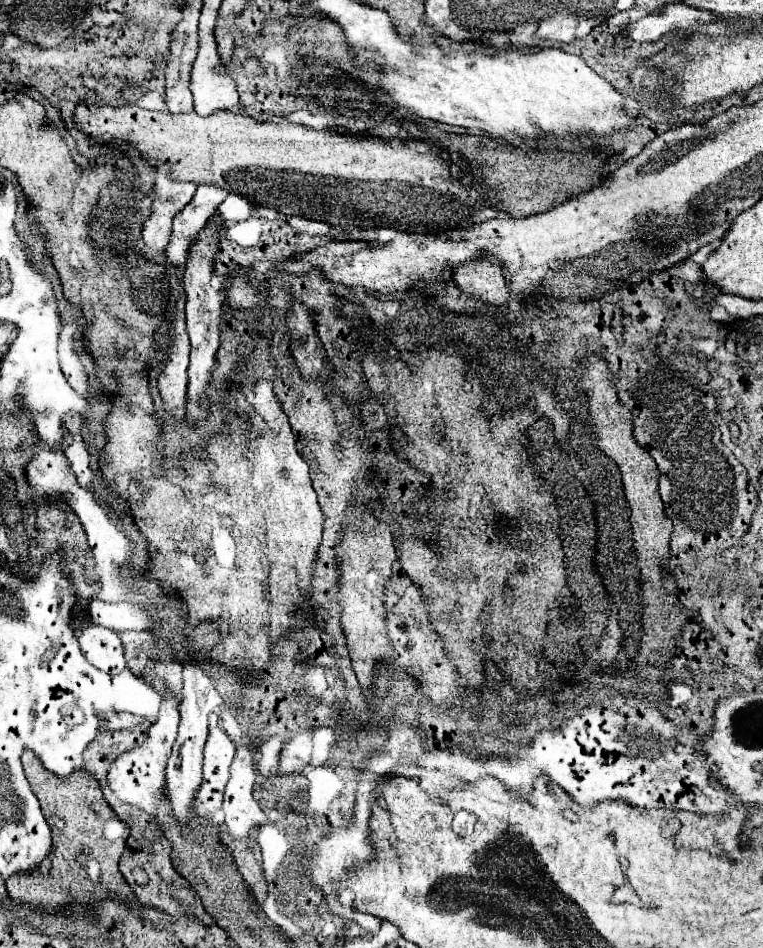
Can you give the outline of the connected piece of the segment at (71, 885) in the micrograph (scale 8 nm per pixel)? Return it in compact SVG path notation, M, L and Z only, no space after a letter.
M28 749L22 753L22 765L32 791L42 805L42 813L46 815L46 821L52 829L52 849L30 873L16 873L8 877L6 889L12 901L30 903L32 907L40 905L50 911L68 905L72 899L76 903L96 903L104 897L120 897L132 901L142 919L150 921L154 927L172 925L174 917L160 913L154 907L140 911L140 903L134 899L132 889L126 885L118 869L118 861L124 853L130 829L126 829L126 823L122 823L106 803L96 777L84 767L70 773L70 777L54 777L54 773L50 773Z

